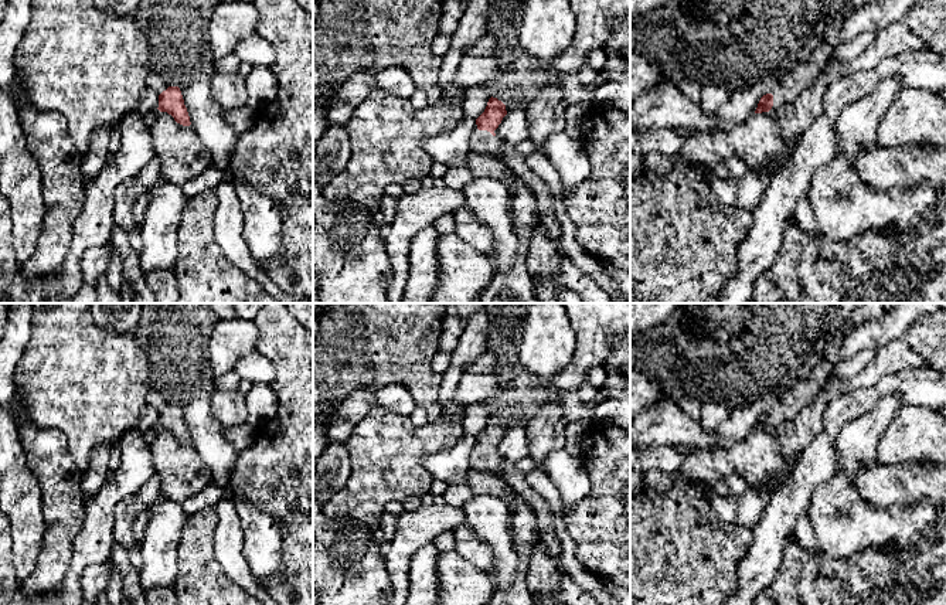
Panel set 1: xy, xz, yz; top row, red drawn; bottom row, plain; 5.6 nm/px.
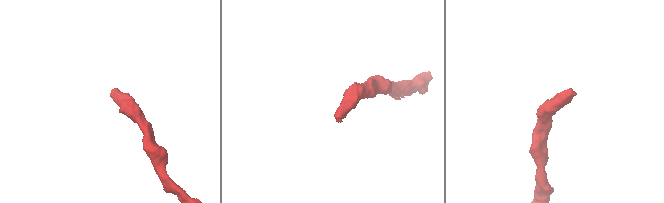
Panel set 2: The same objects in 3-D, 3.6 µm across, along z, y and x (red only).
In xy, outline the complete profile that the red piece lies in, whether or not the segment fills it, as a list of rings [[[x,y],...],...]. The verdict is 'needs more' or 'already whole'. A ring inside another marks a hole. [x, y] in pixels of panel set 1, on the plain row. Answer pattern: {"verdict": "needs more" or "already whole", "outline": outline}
{"verdict": "already whole", "outline": [[[169,404],[159,412],[160,429],[167,429],[174,438],[183,443],[190,443],[190,434],[184,422],[184,417],[178,404]]]}

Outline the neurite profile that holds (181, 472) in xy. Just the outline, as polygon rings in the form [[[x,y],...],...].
[[[159,429],[153,443],[150,445],[150,452],[154,472],[160,479],[163,497],[183,503],[187,497],[201,492],[212,483],[211,472],[197,451],[190,443],[177,441],[167,429]]]

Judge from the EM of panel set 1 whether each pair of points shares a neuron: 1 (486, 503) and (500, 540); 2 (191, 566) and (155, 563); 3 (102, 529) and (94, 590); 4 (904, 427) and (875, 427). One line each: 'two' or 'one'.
1: one
2: two
3: two
4: two

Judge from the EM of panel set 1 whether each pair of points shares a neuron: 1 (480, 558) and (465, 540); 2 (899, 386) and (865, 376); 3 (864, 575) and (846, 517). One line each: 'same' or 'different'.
1: same
2: different
3: different

